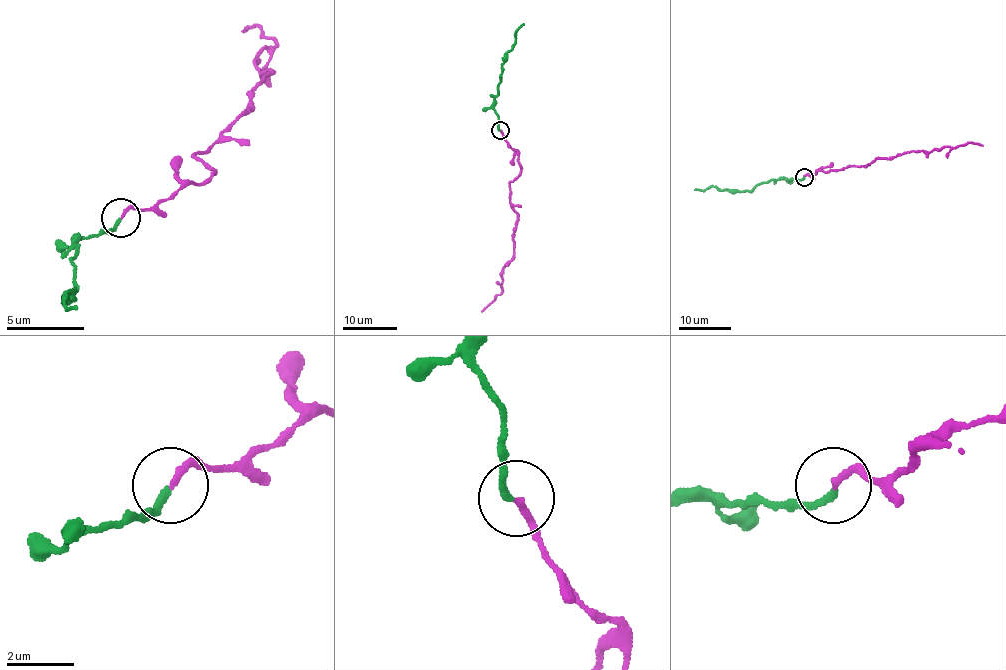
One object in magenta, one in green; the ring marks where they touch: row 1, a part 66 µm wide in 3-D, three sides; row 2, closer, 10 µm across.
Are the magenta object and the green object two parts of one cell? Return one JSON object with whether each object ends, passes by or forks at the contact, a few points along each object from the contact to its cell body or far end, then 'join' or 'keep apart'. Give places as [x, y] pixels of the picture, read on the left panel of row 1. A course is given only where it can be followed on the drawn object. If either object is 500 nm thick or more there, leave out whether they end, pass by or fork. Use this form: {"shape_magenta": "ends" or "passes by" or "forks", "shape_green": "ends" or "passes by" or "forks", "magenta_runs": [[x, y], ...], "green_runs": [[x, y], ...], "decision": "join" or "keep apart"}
{"shape_magenta": "ends", "shape_green": "ends", "magenta_runs": [[122, 218], [215, 170], [193, 157], [272, 74], [255, 63], [277, 44], [243, 31]], "green_runs": [[122, 218], [114, 227], [71, 240], [78, 251], [70, 259], [74, 293], [61, 297], [65, 306], [77, 307]], "decision": "join"}

